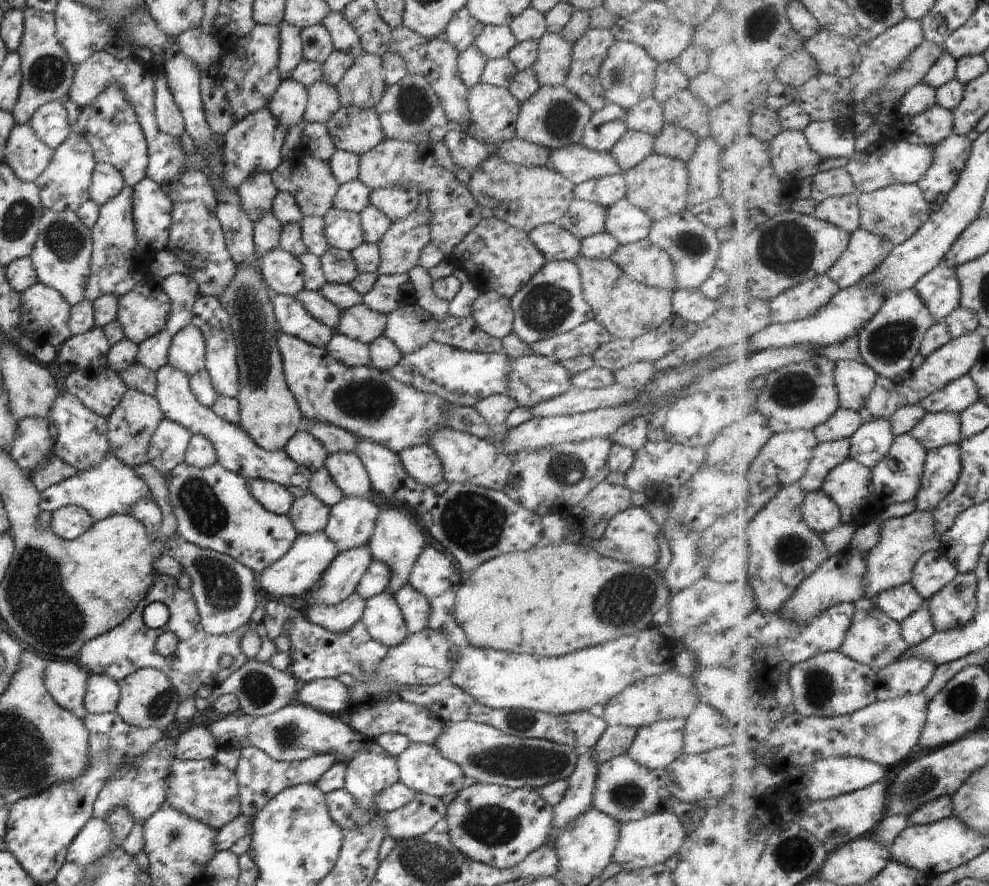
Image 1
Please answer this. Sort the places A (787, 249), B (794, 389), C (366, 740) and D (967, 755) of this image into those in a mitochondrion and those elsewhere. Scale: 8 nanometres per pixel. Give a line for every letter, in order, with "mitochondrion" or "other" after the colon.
A: mitochondrion
B: mitochondrion
C: other
D: other

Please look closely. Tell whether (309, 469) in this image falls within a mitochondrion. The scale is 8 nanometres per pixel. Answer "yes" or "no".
no

